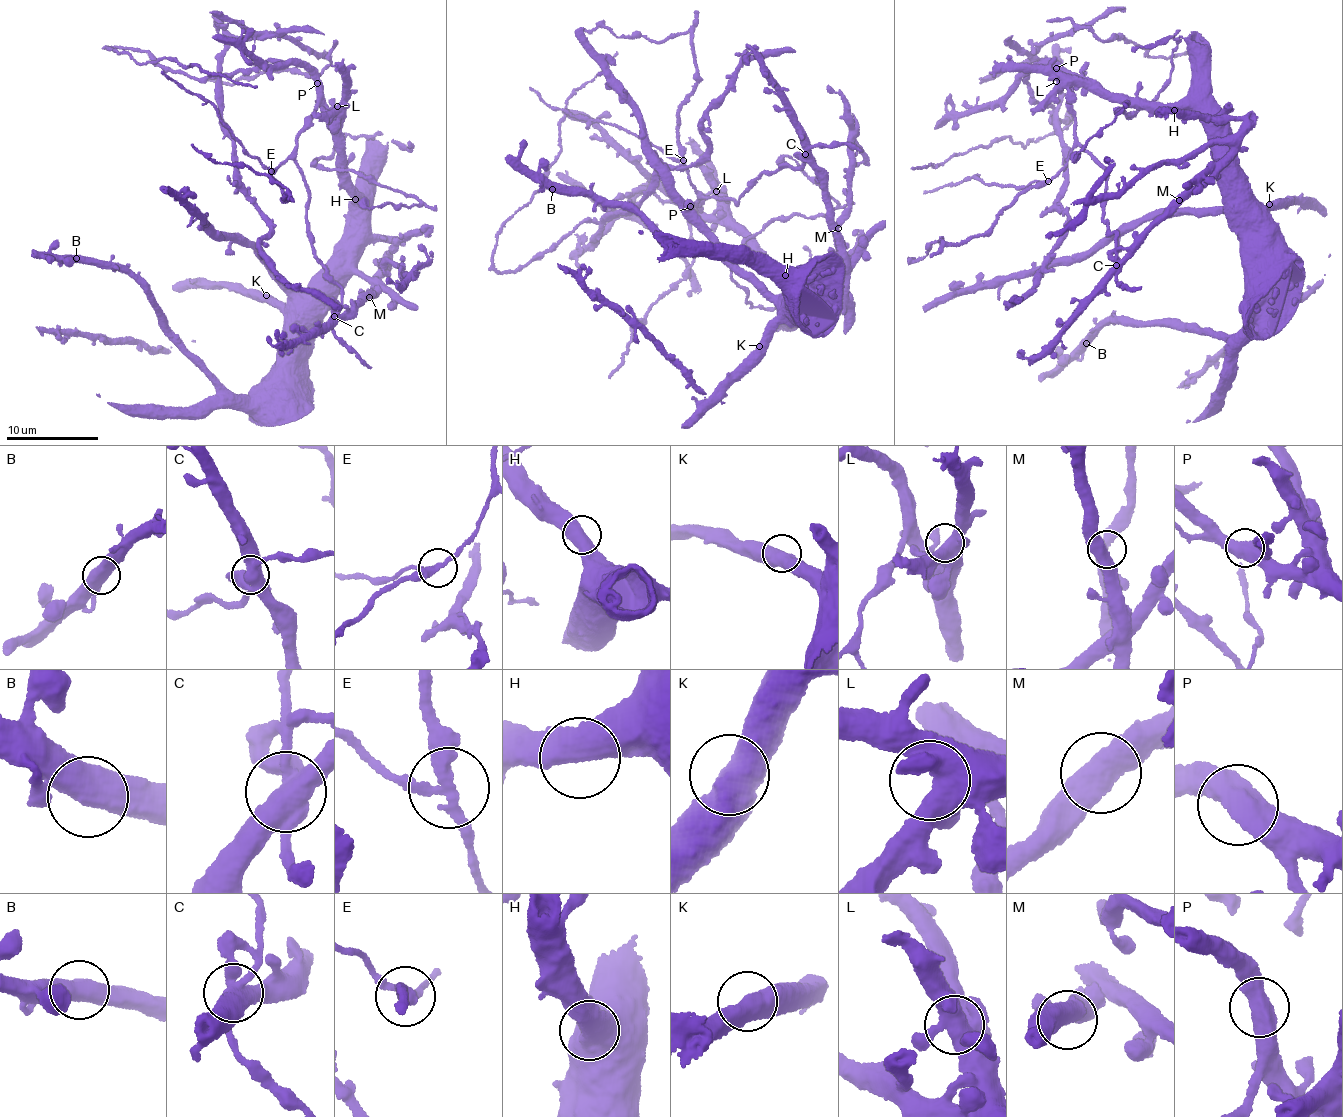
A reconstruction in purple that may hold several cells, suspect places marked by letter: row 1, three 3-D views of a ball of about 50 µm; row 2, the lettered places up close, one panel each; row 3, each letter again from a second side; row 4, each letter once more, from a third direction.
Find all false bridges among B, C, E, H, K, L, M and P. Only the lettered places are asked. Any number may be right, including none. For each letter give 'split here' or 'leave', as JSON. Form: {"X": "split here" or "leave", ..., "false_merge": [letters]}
{"B": "leave", "C": "split here", "E": "split here", "H": "leave", "K": "leave", "L": "leave", "M": "leave", "P": "split here", "false_merge": ["C", "E", "P"]}

